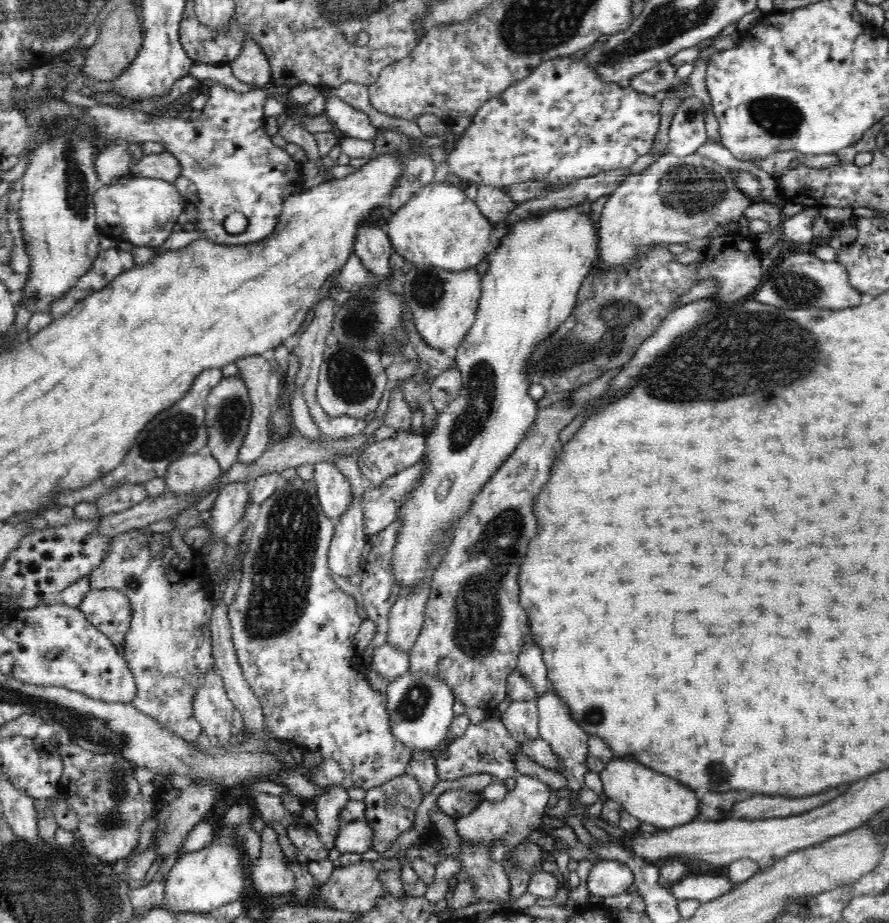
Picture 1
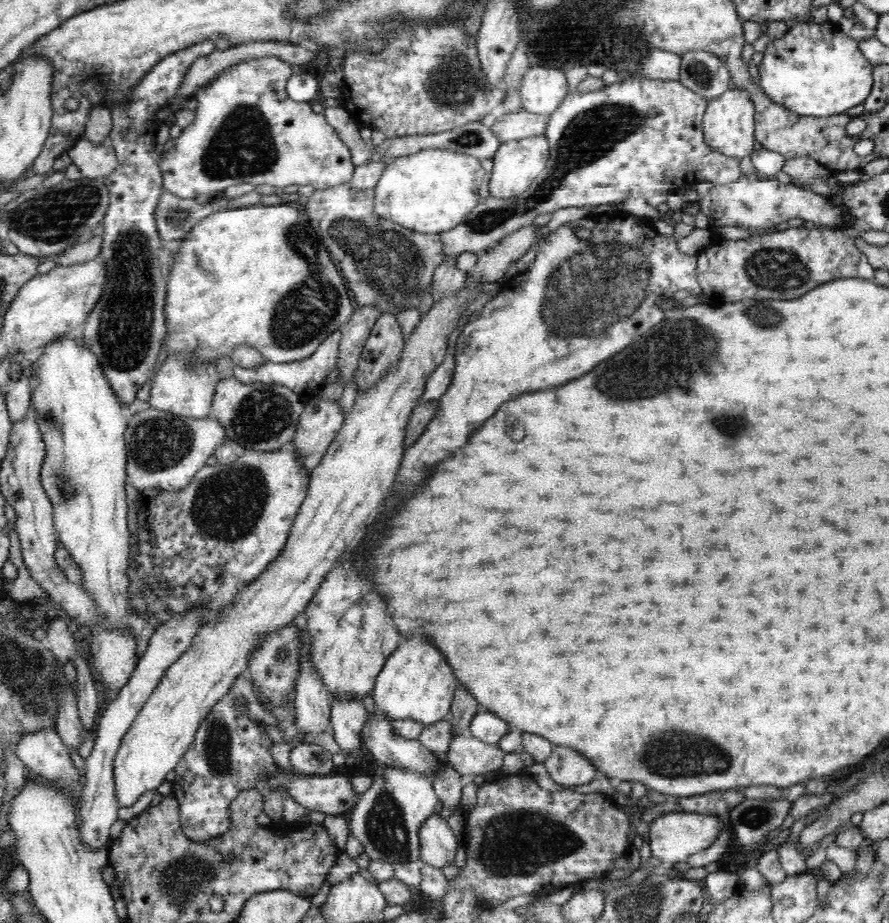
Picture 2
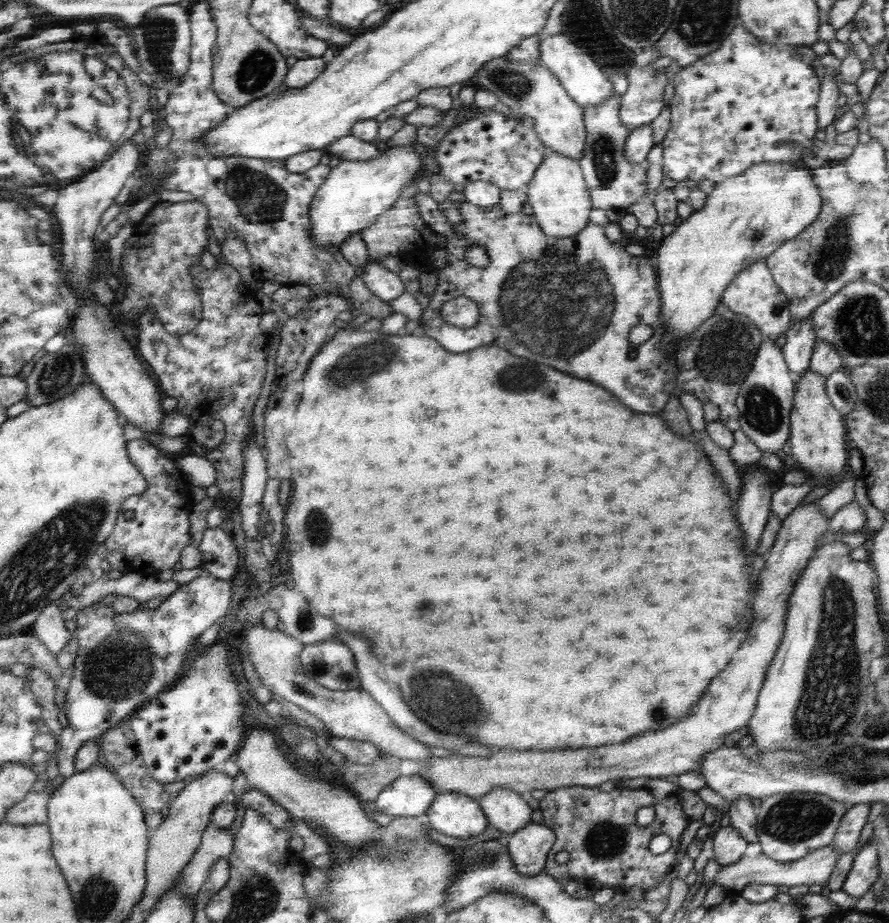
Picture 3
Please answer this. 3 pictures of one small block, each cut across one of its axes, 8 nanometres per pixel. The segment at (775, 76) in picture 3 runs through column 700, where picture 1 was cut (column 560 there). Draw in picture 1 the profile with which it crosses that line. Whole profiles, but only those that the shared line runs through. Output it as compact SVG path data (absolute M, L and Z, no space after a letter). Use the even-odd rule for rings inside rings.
M564 56L558 60L544 60L524 80L510 84L502 96L486 100L482 108L472 116L468 130L460 140L456 140L454 150L448 154L450 182L508 188L520 182L578 182L582 178L606 174L612 170L632 168L638 158L654 150L662 120L658 114L662 98L640 94L630 86L622 88L620 84L606 84L598 78L600 76L596 70L588 66L586 56Z

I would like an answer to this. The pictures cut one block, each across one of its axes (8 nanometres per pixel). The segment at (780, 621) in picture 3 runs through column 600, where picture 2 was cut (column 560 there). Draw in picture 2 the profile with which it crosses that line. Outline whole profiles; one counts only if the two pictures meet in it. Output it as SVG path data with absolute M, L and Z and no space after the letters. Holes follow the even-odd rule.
M554 748L552 756L548 756L544 764L556 784L562 784L564 788L590 784L596 778L594 764L570 748Z

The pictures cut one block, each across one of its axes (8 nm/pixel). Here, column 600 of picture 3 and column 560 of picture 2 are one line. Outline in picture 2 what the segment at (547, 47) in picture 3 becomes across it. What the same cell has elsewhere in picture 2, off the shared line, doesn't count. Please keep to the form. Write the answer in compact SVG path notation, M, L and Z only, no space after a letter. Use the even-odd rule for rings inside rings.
M532 66L520 86L522 108L542 116L552 116L566 94L570 94L566 72L548 66Z

